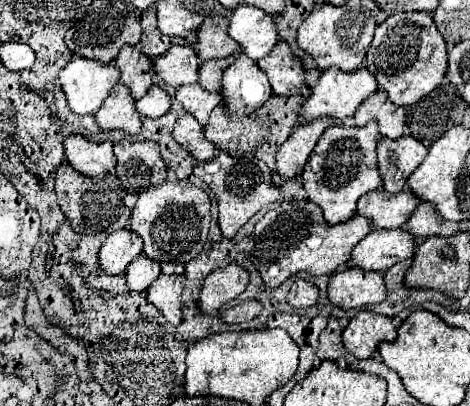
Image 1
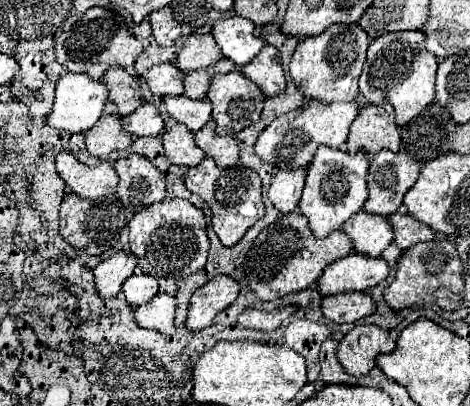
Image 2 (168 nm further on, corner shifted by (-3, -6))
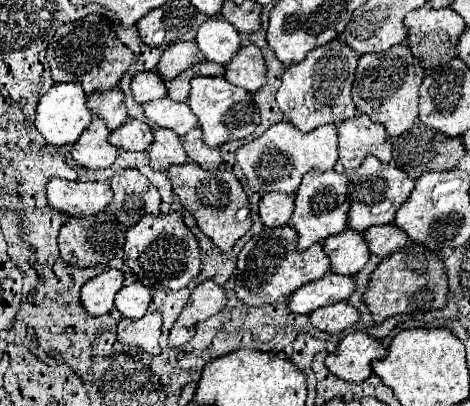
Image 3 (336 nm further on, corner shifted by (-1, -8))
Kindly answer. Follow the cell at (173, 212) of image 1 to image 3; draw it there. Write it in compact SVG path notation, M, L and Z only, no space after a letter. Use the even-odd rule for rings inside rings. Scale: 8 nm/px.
M172 212L160 216L144 216L126 232L124 264L148 288L182 290L200 272L200 248L180 214Z

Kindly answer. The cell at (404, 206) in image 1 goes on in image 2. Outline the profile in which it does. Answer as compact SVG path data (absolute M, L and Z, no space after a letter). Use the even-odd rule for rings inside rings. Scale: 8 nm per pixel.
M366 210L348 218L344 232L354 240L354 250L360 254L380 256L382 250L392 244L392 226L388 226L388 216L368 214Z

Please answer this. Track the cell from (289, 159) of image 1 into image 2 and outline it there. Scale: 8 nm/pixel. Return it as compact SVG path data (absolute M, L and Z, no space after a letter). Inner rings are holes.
M304 166L304 170L278 170L272 178L268 196L282 214L292 212L294 206L300 202L306 170L308 166Z

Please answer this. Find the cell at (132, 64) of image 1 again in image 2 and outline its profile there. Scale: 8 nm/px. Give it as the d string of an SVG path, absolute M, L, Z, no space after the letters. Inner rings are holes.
M110 66L104 74L104 82L110 90L110 100L118 104L118 114L128 116L142 104L138 78L122 66Z

